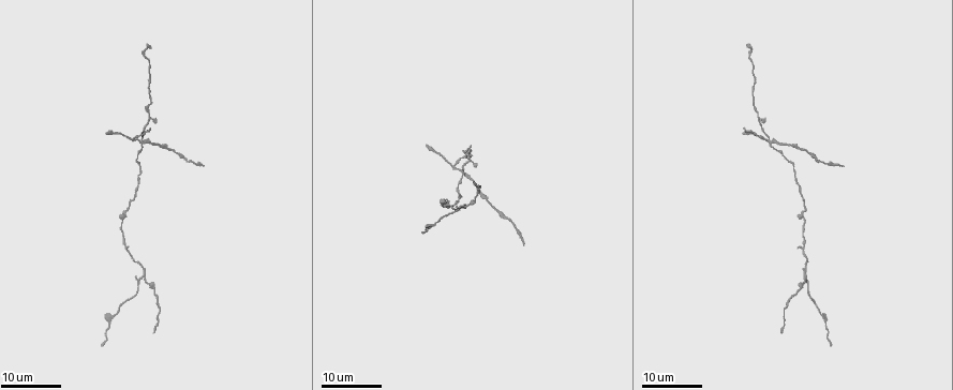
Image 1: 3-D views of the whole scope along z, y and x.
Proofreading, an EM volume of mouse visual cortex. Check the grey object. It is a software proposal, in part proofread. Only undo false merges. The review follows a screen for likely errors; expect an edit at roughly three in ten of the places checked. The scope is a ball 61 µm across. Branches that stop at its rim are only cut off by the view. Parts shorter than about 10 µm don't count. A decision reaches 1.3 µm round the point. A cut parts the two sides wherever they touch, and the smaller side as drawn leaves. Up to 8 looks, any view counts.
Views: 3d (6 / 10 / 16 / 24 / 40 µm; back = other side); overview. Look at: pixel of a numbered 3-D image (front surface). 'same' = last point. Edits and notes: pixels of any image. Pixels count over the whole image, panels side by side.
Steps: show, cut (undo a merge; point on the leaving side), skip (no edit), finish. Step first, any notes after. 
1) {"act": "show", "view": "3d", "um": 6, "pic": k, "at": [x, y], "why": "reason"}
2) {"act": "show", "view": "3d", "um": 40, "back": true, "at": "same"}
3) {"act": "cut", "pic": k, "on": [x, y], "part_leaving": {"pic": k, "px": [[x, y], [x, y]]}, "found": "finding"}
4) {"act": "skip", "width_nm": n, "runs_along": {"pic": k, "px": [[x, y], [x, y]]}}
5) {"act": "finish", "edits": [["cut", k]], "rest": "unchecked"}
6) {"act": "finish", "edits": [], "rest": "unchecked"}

{"act": "show", "view": "3d", "um": 24, "pic": 1, "at": [446, 204], "why": "thick turns thin"}

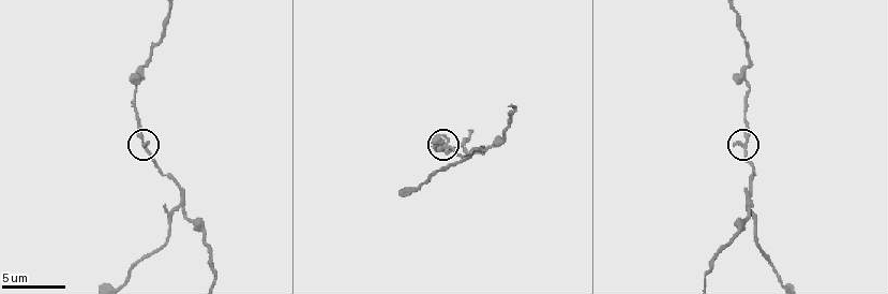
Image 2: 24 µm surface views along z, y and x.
{"act": "show", "view": "3d", "um": 6, "pic": 2, "at": [445, 148], "why": "closer look"}

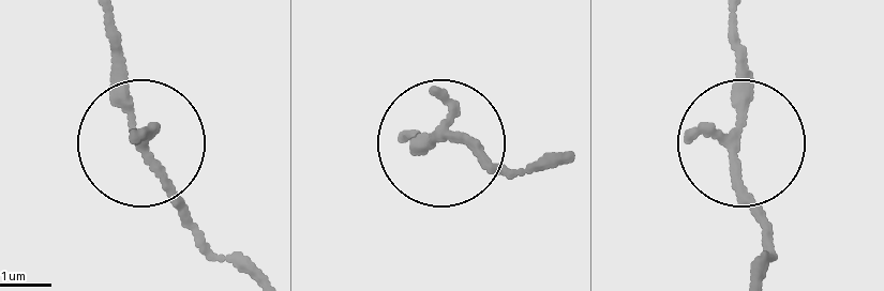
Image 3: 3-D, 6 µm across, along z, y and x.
{"act": "skip", "runs_along": {"pic": 3, "px": [[735, 12], [735, 190], [769, 250]]}, "found": "all the same cell"}

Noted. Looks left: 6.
{"act": "show", "view": "3d", "um": 16, "pic": 2, "at": [746, 205], "why": "a fork"}

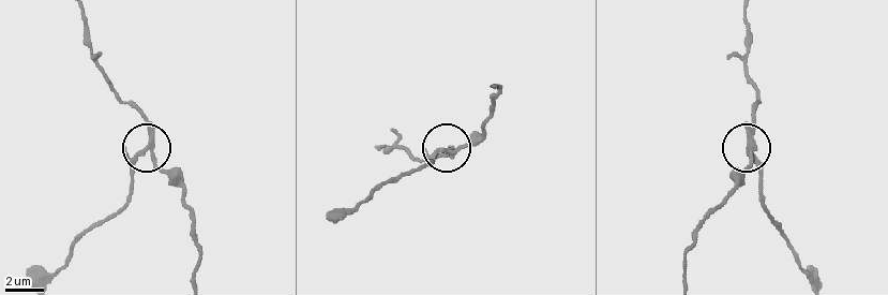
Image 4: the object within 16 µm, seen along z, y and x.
{"act": "cut", "pic": 4, "on": [128, 158], "side_arm_um": 12, "arms": 3, "found": "a second cell is stuck on"}

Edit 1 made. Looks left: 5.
{"act": "show", "view": "overview"}

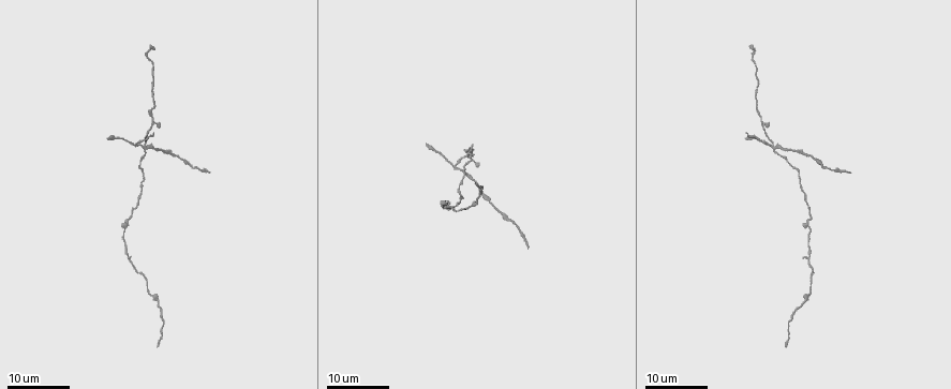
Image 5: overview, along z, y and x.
{"act": "show", "view": "3d", "um": 16, "pic": 5, "at": [806, 204]}

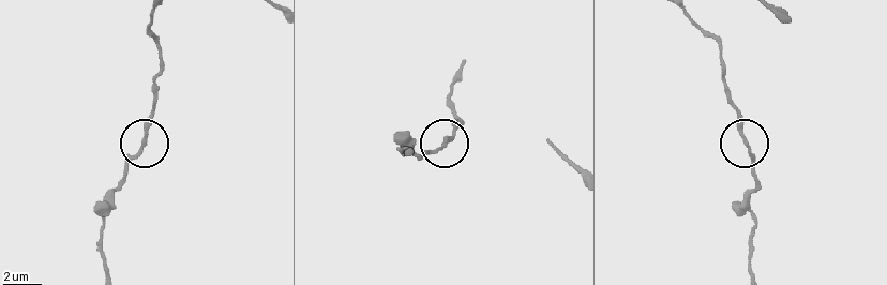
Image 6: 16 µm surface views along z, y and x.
{"act": "show", "view": "3d", "um": 6, "pic": 6, "at": [140, 151], "why": "zoom in"}

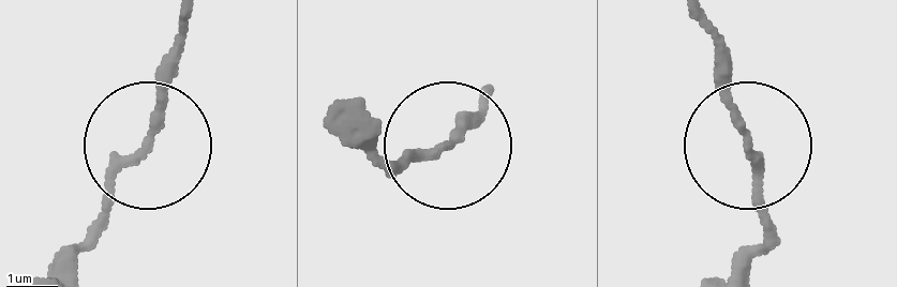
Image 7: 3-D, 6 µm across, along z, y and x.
{"act": "skip", "width_nm": 170, "runs_along": {"pic": 7, "px": [[444, 149], [375, 161]]}, "found": "continuous, no second cell"}

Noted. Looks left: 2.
{"act": "show", "view": "3d", "um": 24, "pic": 5, "at": [773, 148], "why": "four or more arms meet"}

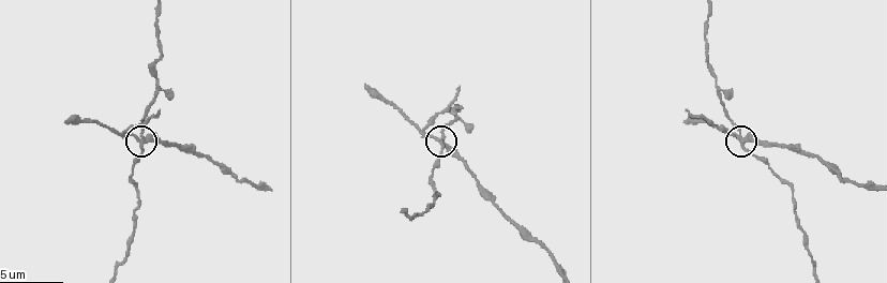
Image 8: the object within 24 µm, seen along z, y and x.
{"act": "show", "view": "3d", "um": 6, "pic": 8, "at": [745, 138]}

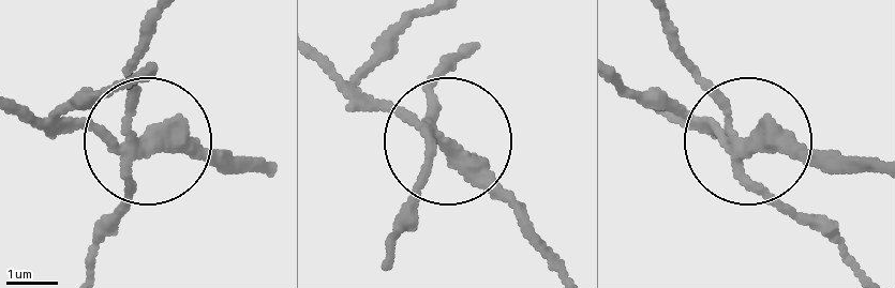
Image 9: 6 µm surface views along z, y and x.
{"act": "cut", "pic": 9, "on": [185, 138], "side_arm_um": 18, "part_leaving": {"pic": 9, "px": [[130, 148], [253, 161]]}, "found": "a second cell is stuck on"}

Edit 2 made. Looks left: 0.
{"act": "finish", "edits": [["cut", 4], ["cut", 9]], "rest": "unchecked"}

